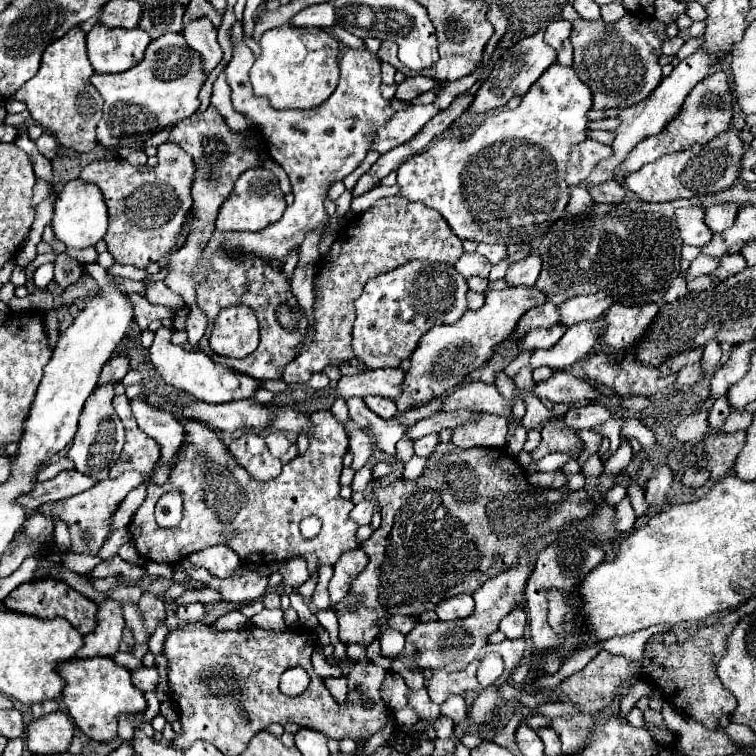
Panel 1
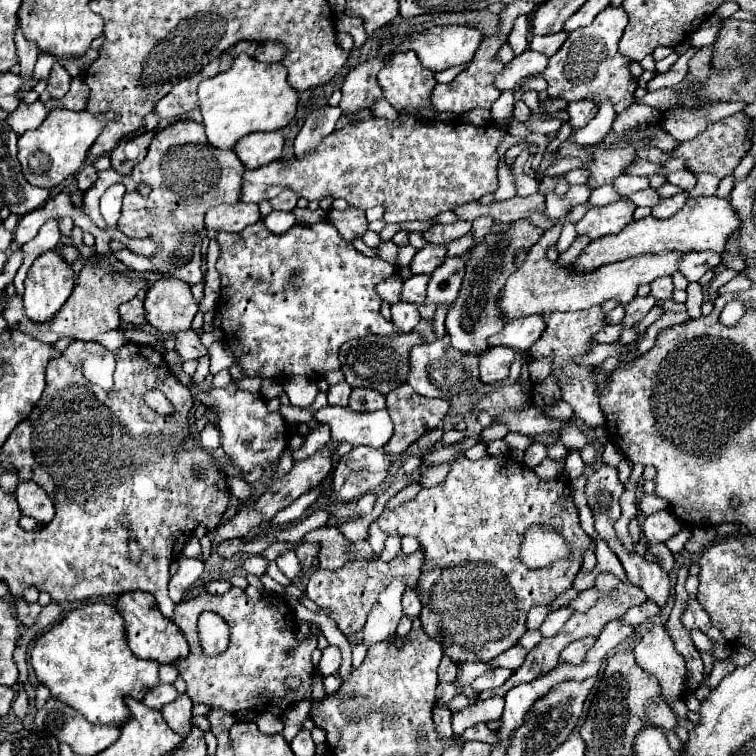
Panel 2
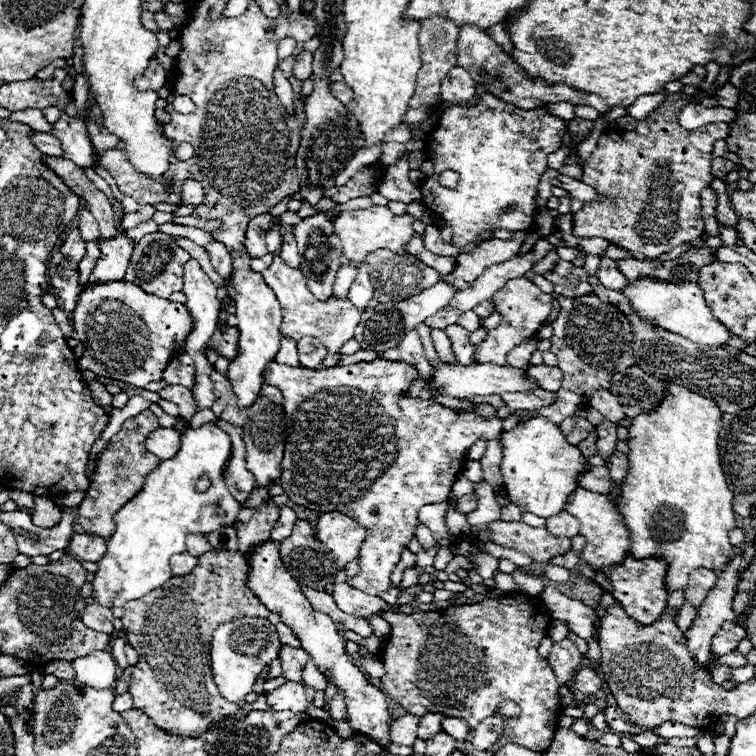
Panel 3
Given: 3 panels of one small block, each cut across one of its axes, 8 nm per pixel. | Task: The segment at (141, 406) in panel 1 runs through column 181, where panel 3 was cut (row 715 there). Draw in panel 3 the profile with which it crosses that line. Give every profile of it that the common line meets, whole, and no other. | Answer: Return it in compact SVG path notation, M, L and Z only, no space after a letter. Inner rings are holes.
M428 712L424 716L420 716L420 726L418 726L418 738L422 740L430 740L434 738L436 732L440 732L440 726L442 726L442 720L446 716L440 714L440 712Z

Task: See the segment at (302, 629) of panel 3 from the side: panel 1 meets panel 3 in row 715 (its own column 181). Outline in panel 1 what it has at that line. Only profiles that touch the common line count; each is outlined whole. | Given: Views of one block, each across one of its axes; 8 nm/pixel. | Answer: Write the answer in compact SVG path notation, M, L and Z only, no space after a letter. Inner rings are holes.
M160 328L156 332L152 346L148 348L152 364L160 372L160 376L164 378L166 384L170 384L178 390L184 390L184 392L192 394L194 398L198 398L202 402L210 402L210 404L222 404L222 402L252 398L254 390L258 390L258 380L254 380L246 374L238 374L238 372L230 370L228 366L212 362L202 350L186 352L182 346L172 344L170 336L172 336L172 332L168 328Z

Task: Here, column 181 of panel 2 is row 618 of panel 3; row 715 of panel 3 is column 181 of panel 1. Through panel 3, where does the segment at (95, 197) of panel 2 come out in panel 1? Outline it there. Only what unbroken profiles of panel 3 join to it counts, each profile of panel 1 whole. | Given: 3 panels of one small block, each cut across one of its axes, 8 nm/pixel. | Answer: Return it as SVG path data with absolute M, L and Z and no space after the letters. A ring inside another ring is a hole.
M170 140L158 146L158 158L160 162L156 166L132 166L122 162L122 158L96 160L80 172L80 180L98 186L104 194L110 214L104 242L118 264L146 268L150 262L158 262L170 254L192 210L190 190L196 174L194 160Z

